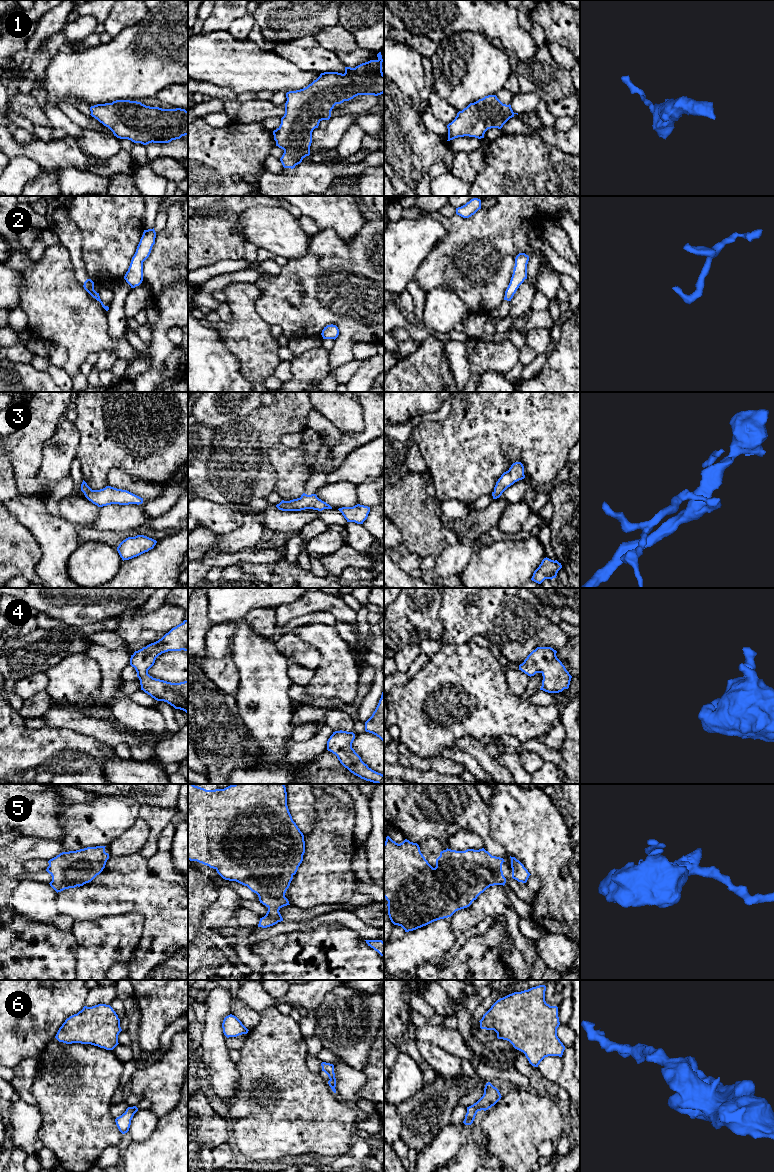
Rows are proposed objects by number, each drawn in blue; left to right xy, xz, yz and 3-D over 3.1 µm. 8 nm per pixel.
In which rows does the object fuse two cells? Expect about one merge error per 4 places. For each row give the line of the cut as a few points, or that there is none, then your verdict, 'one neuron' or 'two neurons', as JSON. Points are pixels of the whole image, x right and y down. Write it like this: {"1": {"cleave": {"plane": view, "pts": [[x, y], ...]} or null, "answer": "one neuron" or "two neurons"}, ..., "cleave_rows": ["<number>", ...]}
{"1": {"cleave": null, "answer": "one neuron"}, "2": {"cleave": null, "answer": "one neuron"}, "3": {"cleave": null, "answer": "one neuron"}, "4": {"cleave": null, "answer": "one neuron"}, "5": {"cleave": null, "answer": "one neuron"}, "6": {"cleave": null, "answer": "one neuron"}, "cleave_rows": []}

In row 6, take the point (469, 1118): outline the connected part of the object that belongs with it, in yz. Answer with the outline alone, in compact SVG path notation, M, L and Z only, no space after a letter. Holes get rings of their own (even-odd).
M490 1082L486 1083L483 1096L476 1103L467 1107L467 1113L463 1123L465 1125L471 1125L478 1111L488 1110L494 1106L501 1097L502 1096L496 1087L494 1087Z

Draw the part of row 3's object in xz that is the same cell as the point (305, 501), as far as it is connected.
M305 493L297 499L290 501L282 500L276 507L282 511L301 511L305 509L322 511L324 509L332 509L329 504L319 499L316 494L307 495Z

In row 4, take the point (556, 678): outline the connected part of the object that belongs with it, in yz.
M537 647L519 665L519 670L530 677L541 673L543 680L540 690L548 693L559 693L568 689L572 678L556 653L551 647Z

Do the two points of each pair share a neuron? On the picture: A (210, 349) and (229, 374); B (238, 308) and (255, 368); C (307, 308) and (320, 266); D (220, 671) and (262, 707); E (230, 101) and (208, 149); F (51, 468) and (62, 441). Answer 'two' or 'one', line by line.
A: one
B: one
C: one
D: two
E: two
F: one

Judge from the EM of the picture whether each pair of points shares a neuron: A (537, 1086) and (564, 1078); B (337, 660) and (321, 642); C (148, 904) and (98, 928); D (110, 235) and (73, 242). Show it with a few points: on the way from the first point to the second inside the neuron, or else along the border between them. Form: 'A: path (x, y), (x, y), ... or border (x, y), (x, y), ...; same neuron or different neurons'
A: border (555, 1082), (566, 1091), (569, 1098); different neurons
B: path (335, 656), (325, 646); same neuron
C: border (109, 914), (139, 912), (143, 916), (142, 933); different neurons
D: border (71, 219), (81, 235), (81, 258), (83, 263); different neurons

